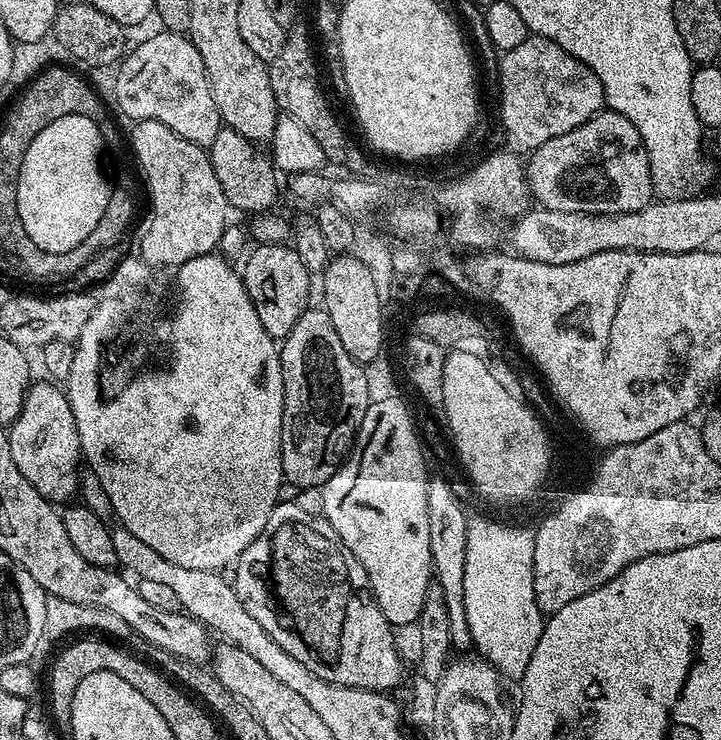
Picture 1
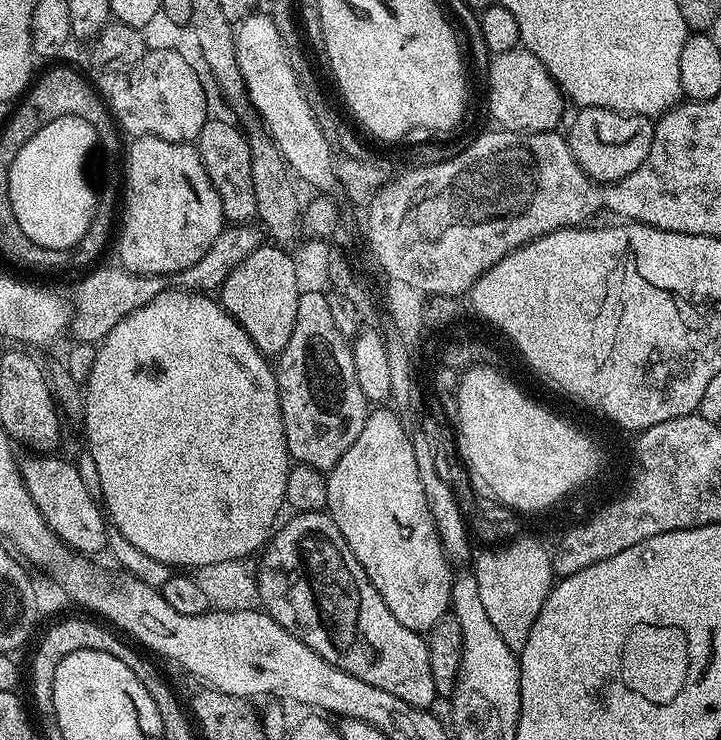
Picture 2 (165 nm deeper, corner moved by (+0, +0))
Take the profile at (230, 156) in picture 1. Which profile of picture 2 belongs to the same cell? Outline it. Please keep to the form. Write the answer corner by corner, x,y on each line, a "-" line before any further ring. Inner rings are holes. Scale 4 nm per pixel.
216,118
209,119
208,123
202,126
198,138
194,141
194,147
200,154
200,161
222,202
225,221
229,225
247,225
256,215
256,203
254,202
254,178
250,174
250,146
248,137
242,131
239,132
232,124
223,124

